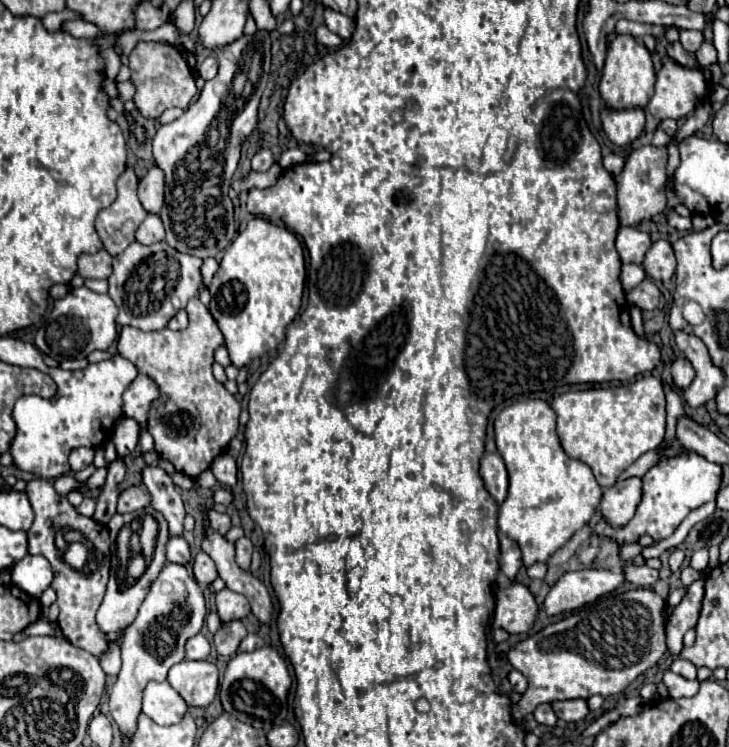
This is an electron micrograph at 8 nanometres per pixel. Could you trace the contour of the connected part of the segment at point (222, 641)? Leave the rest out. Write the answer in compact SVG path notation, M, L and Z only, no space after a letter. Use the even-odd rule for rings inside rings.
M225 622L217 632L215 632L215 650L221 656L233 656L239 648L239 642L247 636L247 628L239 622Z

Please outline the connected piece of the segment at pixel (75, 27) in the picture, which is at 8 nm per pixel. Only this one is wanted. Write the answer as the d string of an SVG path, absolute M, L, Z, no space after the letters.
M85 20L65 22L65 30L71 32L75 38L95 38L95 36L101 36L99 26L95 26L93 22L85 22Z

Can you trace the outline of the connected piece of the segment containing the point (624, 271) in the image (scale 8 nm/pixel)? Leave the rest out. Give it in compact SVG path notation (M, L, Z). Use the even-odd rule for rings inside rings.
M623 264L621 268L620 281L625 291L636 287L645 278L645 271L642 265Z

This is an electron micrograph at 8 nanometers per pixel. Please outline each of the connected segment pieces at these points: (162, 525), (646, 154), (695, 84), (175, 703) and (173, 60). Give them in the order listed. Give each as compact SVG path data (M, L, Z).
M149 506L145 512L151 514L151 516L157 520L157 524L159 524L159 534L157 534L157 544L155 544L153 560L151 560L151 564L147 566L145 574L143 574L141 578L137 578L133 586L127 586L127 588L121 588L121 586L119 586L119 582L117 582L117 580L119 580L119 574L115 574L115 572L111 574L110 570L109 586L107 586L107 592L105 592L105 598L103 598L101 606L99 606L99 610L97 610L97 626L99 626L99 630L105 634L107 646L113 646L117 640L121 640L121 636L125 634L125 628L127 628L129 624L133 624L133 620L135 620L135 616L137 616L137 608L139 608L141 602L145 600L151 582L157 578L157 574L161 572L161 568L163 568L165 562L167 562L167 560L165 560L165 544L167 544L167 540L169 540L167 522L165 522L165 518L163 518L157 510L153 510L151 506Z
M641 146L633 150L625 162L623 172L615 178L617 182L617 204L621 226L637 226L643 220L661 214L667 206L667 146Z
M665 58L663 68L657 74L655 94L649 102L649 112L657 120L665 120L665 118L679 120L683 116L687 116L689 112L693 112L707 96L709 96L709 84L705 82L705 76L701 70L689 70L689 68L679 66L673 58Z
M149 682L143 694L143 714L161 726L181 722L189 706L169 682Z
M139 42L129 54L129 68L131 68L131 80L137 88L133 100L137 104L137 110L145 118L159 118L163 110L173 106L187 108L193 96L197 94L195 78L191 76L191 70L183 54L175 46L159 42Z

